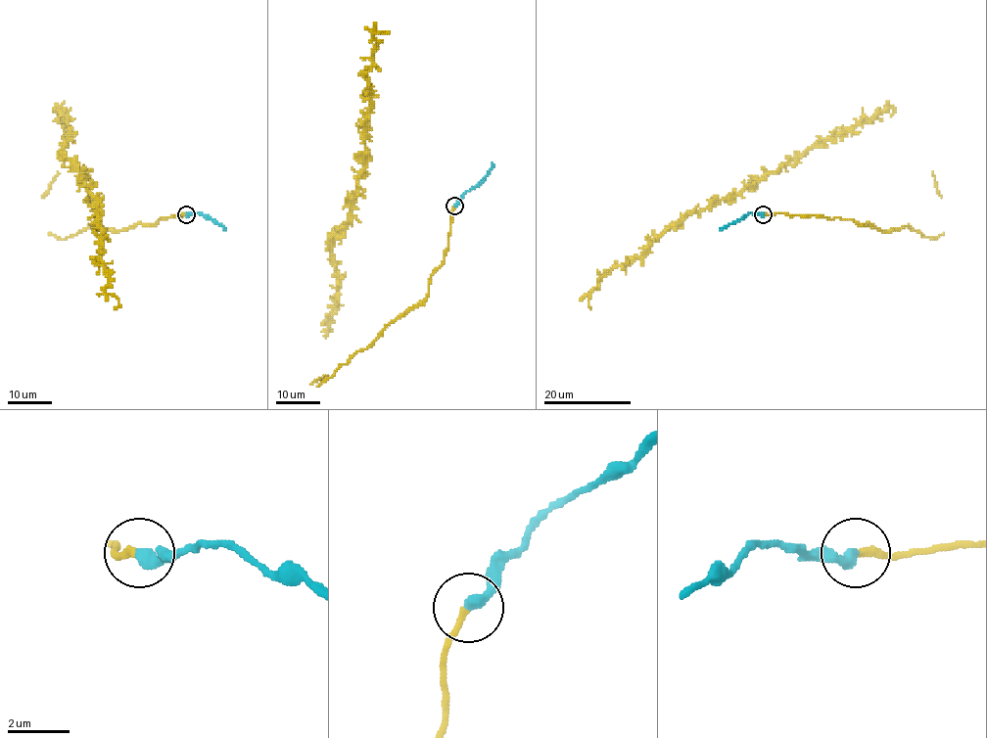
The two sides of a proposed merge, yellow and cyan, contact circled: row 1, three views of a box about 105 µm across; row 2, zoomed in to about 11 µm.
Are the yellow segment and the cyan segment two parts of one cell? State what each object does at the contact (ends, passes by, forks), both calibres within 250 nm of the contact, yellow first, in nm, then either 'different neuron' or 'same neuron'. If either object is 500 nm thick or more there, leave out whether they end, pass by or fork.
yellow ends; cyan ends; calibres 220 and 400 nm; same neuron

